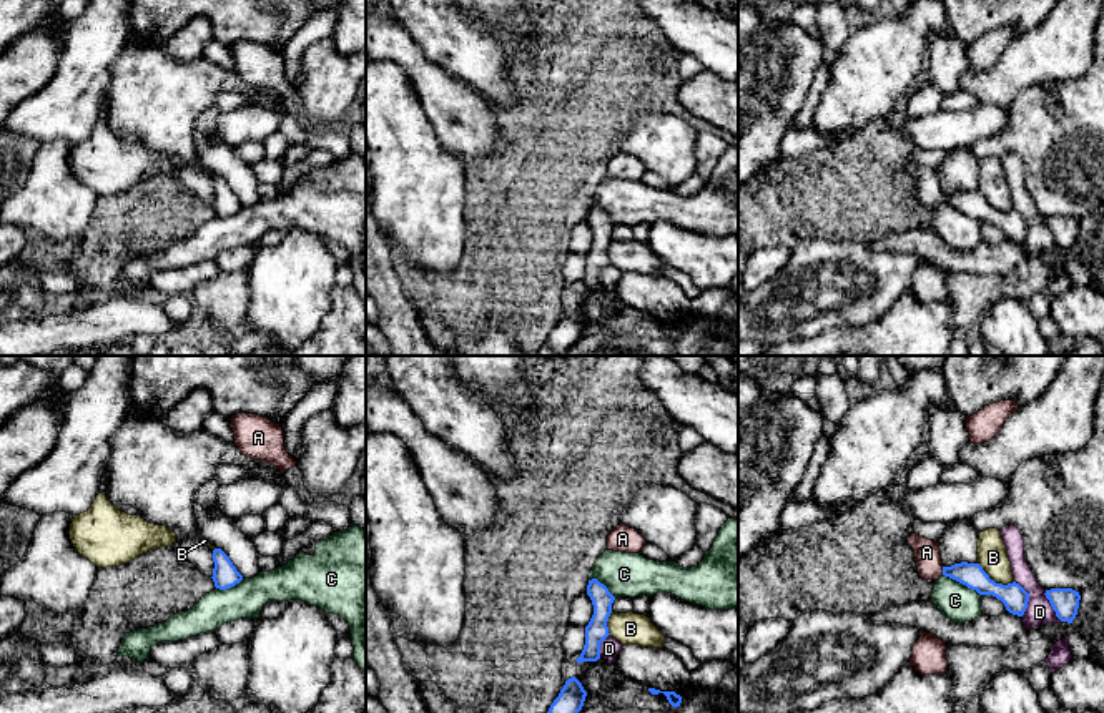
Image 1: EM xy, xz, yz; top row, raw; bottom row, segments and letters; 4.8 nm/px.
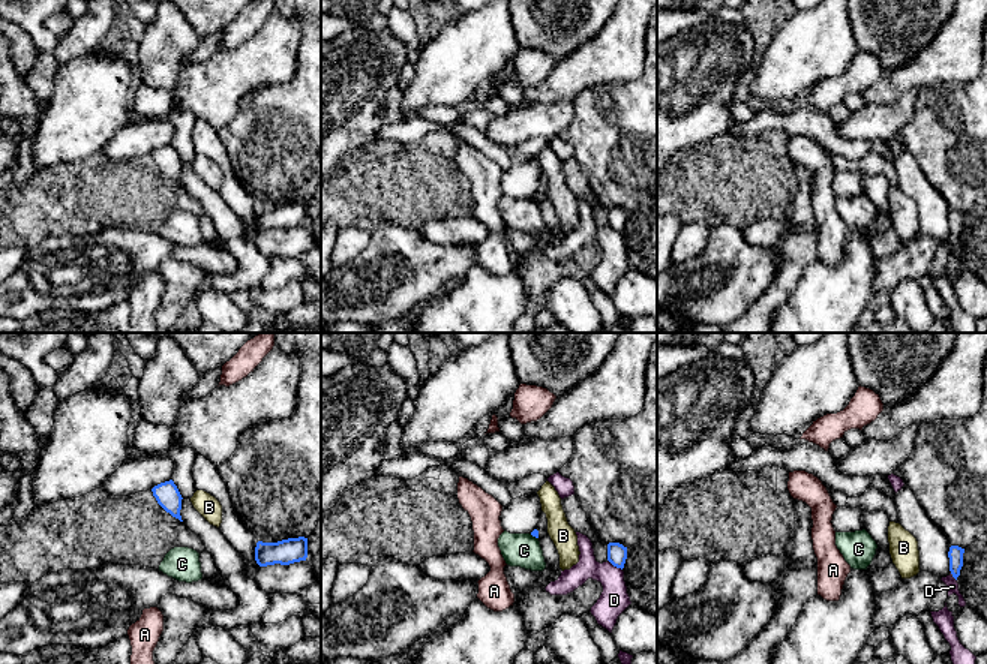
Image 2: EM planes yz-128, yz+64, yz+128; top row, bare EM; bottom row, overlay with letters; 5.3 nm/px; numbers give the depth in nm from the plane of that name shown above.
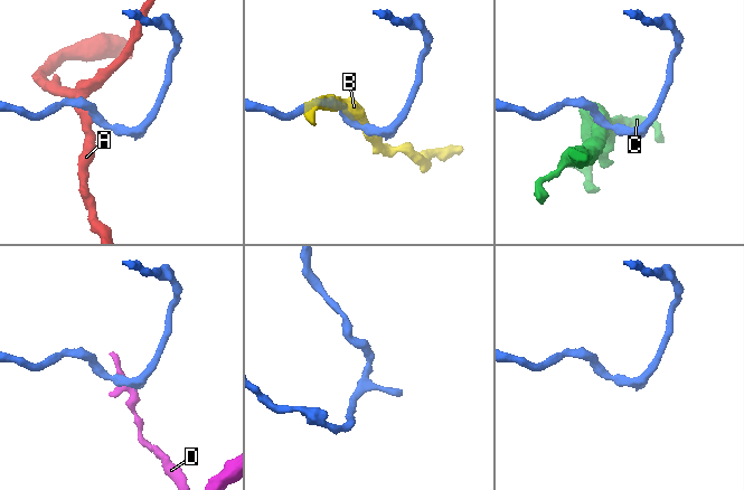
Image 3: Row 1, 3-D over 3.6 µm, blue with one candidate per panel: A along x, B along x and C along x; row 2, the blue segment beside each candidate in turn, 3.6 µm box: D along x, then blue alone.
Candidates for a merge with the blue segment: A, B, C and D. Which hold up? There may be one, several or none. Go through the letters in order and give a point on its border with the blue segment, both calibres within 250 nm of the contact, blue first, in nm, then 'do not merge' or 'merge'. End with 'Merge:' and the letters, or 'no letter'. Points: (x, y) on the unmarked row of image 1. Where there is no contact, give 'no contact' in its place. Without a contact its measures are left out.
A: yz (943, 198) | 120/130 nm | do not merge
B: yz (993, 208) | 120/140 nm | do not merge
C: yz (961, 210) | 120/170 nm | do not merge
D: yz (1028, 226) | 120/130 nm | do not merge
Merge: no letter

